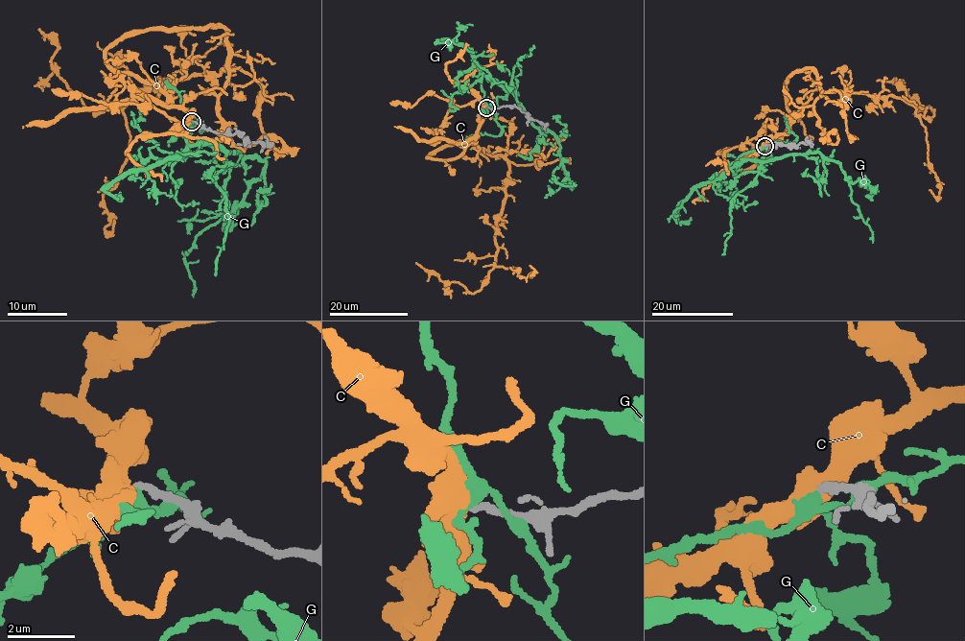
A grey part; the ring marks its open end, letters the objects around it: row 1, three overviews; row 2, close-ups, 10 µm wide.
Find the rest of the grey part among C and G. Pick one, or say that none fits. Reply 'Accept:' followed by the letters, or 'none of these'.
Accept: C

